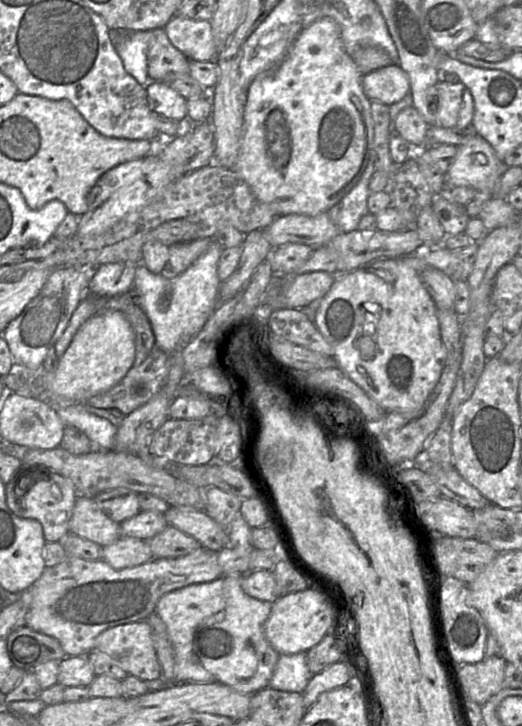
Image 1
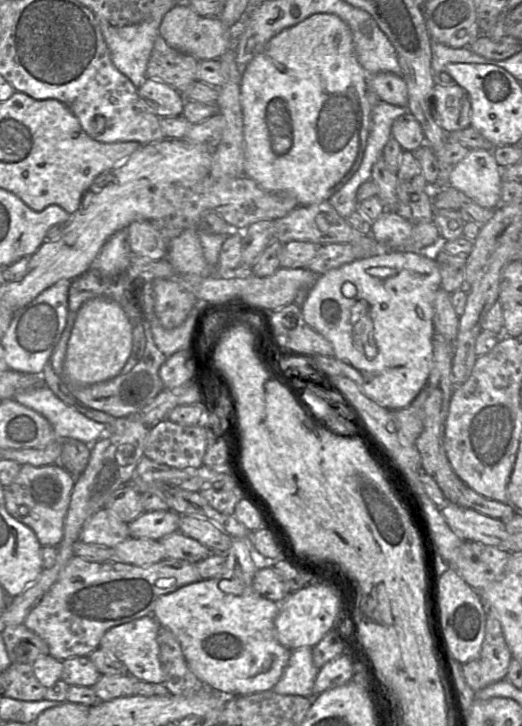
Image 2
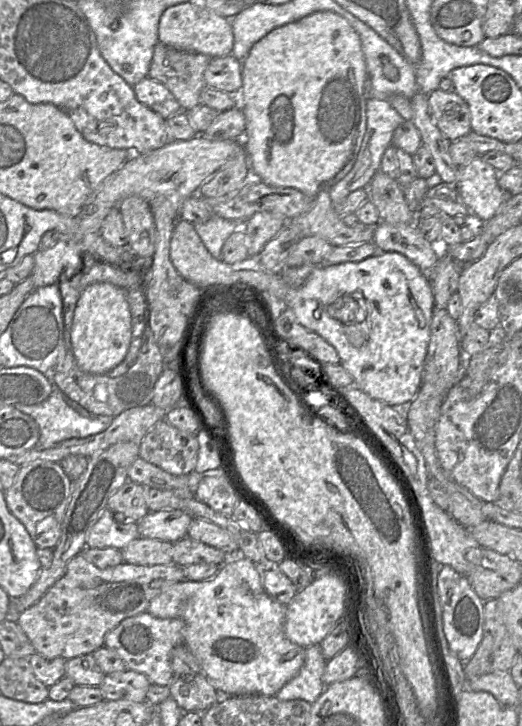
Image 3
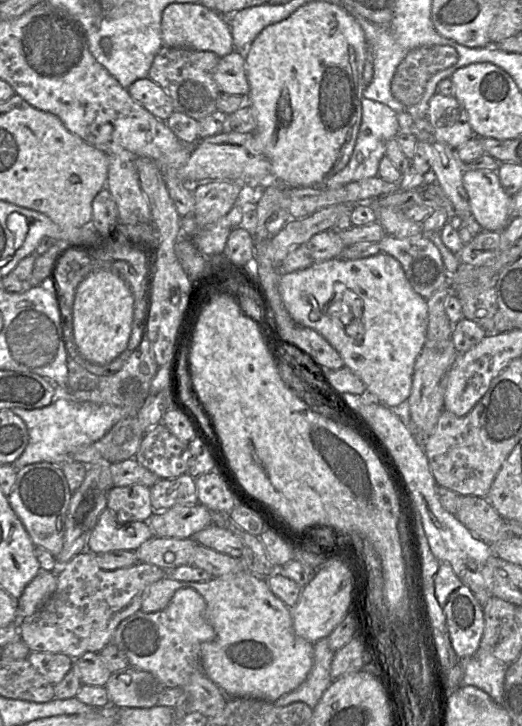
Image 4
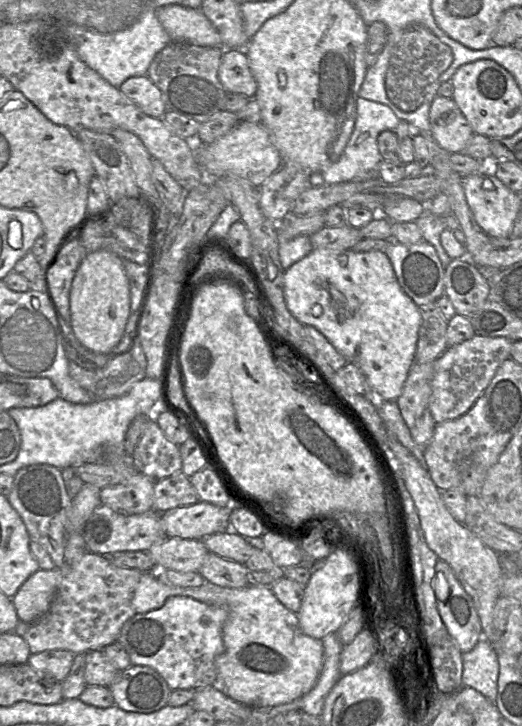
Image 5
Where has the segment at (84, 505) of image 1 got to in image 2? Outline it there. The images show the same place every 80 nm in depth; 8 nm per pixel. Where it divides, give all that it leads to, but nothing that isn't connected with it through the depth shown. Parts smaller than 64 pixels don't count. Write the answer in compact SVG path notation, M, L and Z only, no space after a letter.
M102 508L86 522L80 534L80 540L114 548L130 537L128 523L121 521L111 511Z

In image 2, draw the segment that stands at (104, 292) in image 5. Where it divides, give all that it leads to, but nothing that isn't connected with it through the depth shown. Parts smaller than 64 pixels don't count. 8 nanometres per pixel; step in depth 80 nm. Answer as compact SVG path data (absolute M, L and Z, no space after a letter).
M94 298L79 309L68 341L65 374L73 382L94 384L121 374L133 346L131 322L119 303L106 298Z

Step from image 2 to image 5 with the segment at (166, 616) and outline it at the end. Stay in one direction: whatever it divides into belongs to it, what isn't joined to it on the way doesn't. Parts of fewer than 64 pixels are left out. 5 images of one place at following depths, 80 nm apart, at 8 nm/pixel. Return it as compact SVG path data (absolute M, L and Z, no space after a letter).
M143 572L132 606L137 614L147 613L161 608L171 596L189 596L227 608L224 650L217 656L215 665L217 685L228 697L252 708L271 708L290 703L315 686L323 666L322 640L302 631L297 614L278 600L270 586L248 584L242 588L227 588L204 582L197 587L179 587L153 573Z

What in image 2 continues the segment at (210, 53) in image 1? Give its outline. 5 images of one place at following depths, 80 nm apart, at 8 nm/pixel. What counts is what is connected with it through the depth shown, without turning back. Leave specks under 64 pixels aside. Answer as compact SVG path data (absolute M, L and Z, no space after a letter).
M180 3L163 17L159 35L170 47L205 61L219 59L233 45L234 29L228 28L218 17L200 16L188 3Z

